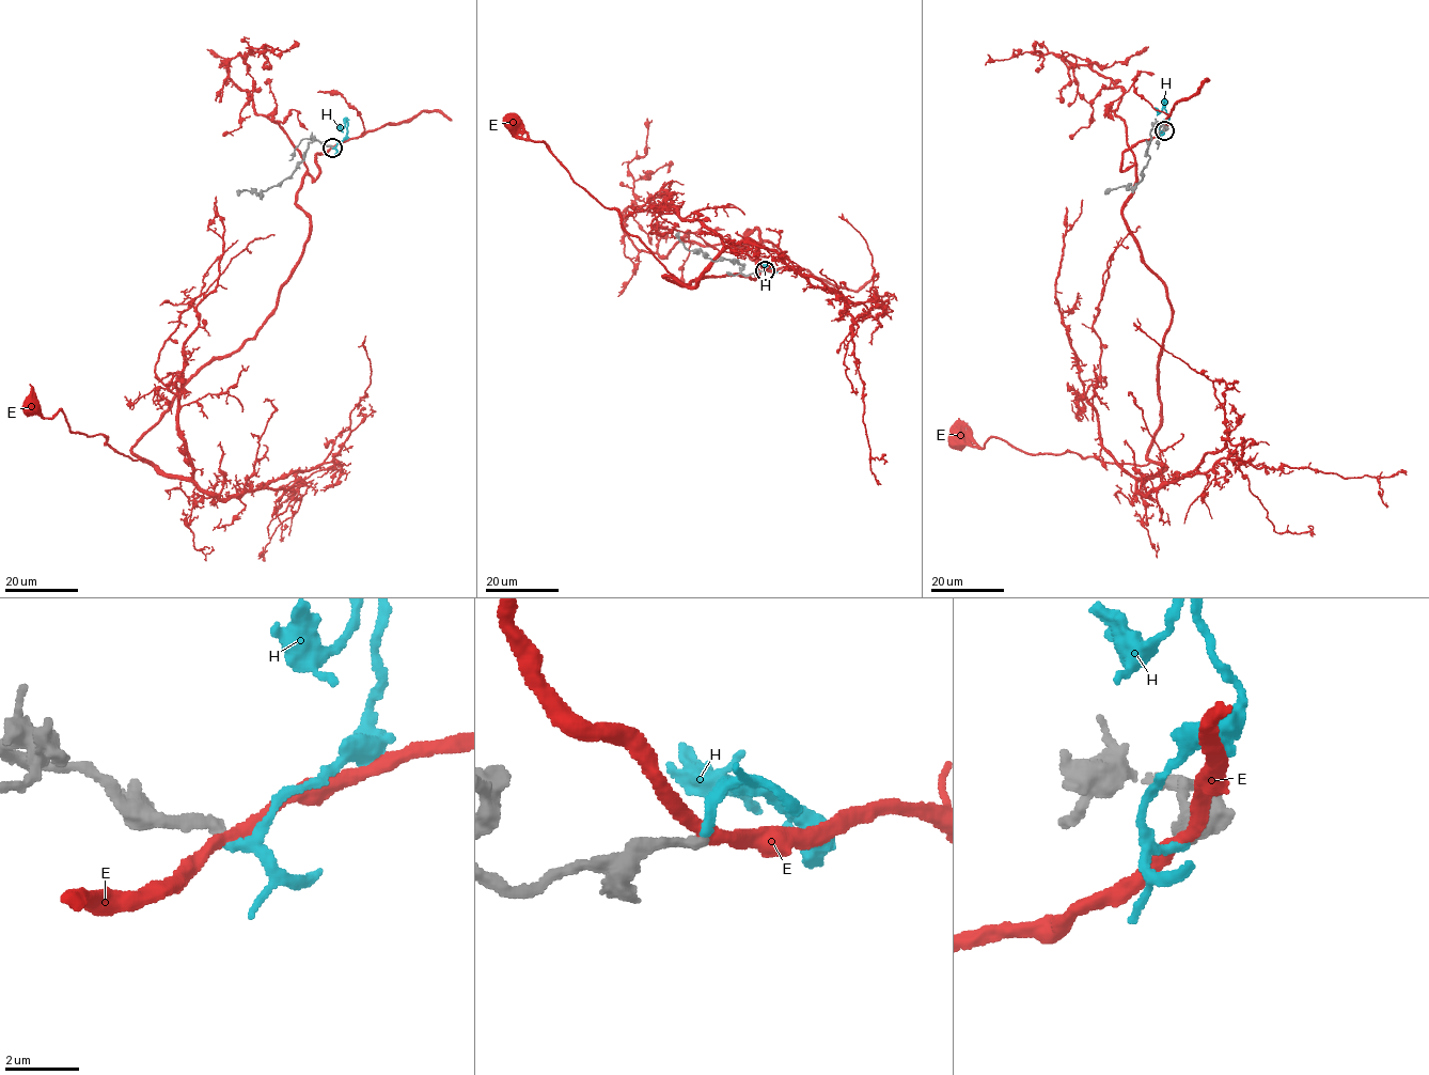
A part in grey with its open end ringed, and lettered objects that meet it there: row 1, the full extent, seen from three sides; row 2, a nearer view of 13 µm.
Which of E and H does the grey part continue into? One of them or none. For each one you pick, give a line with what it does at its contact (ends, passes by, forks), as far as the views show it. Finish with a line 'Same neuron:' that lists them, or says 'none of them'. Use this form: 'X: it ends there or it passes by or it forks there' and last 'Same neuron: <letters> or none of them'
H: it ends there
Same neuron: H

